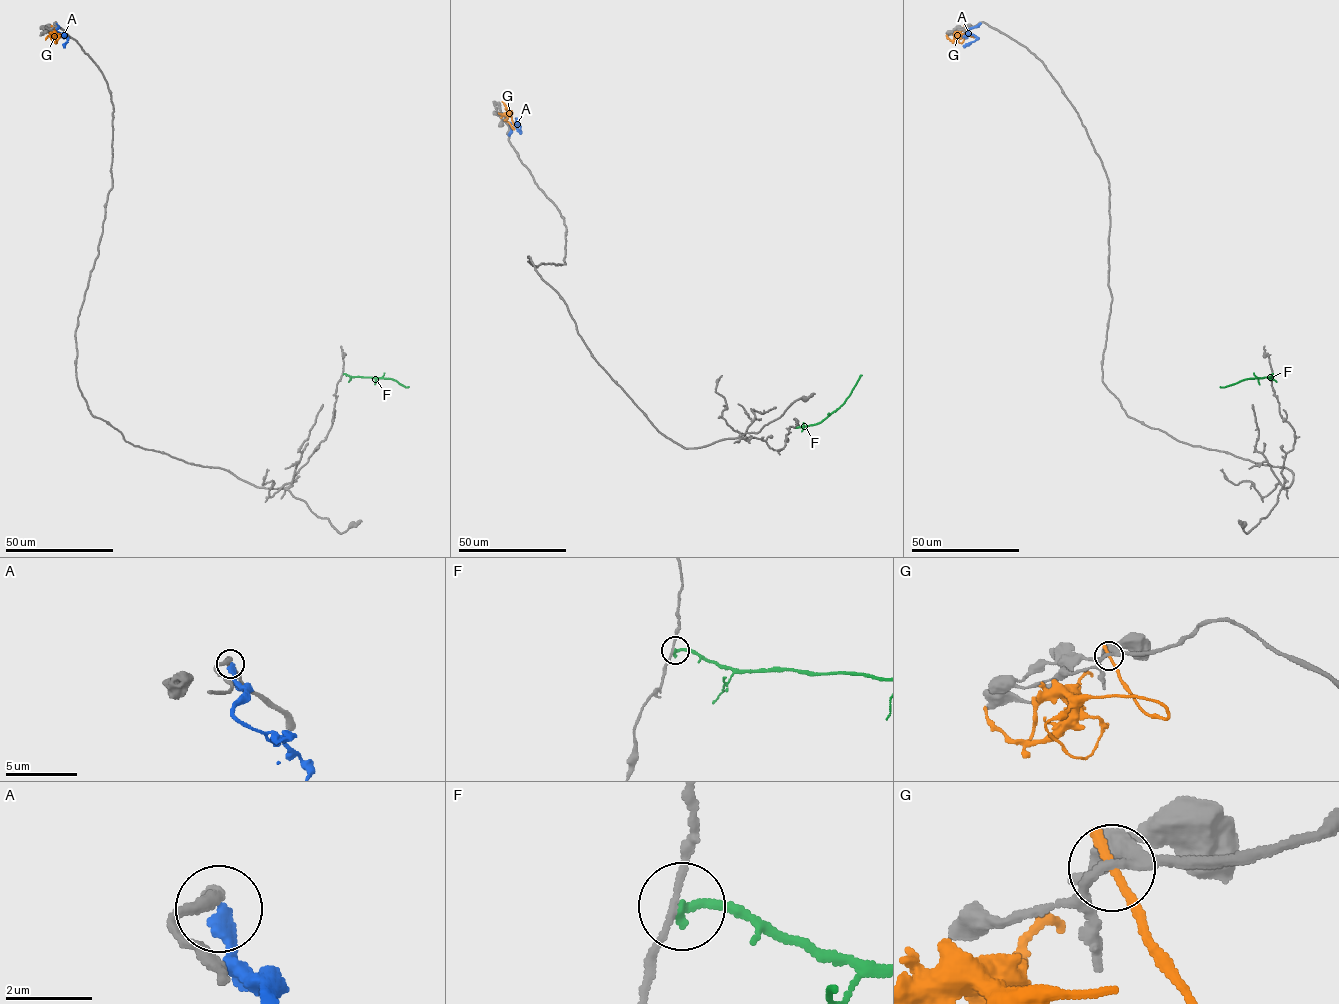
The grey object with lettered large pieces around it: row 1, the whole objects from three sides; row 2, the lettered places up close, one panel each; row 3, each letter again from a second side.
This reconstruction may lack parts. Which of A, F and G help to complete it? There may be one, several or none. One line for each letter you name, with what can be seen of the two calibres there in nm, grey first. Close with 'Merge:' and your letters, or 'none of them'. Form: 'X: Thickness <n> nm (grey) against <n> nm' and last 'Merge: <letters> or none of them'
Merge: none of them

